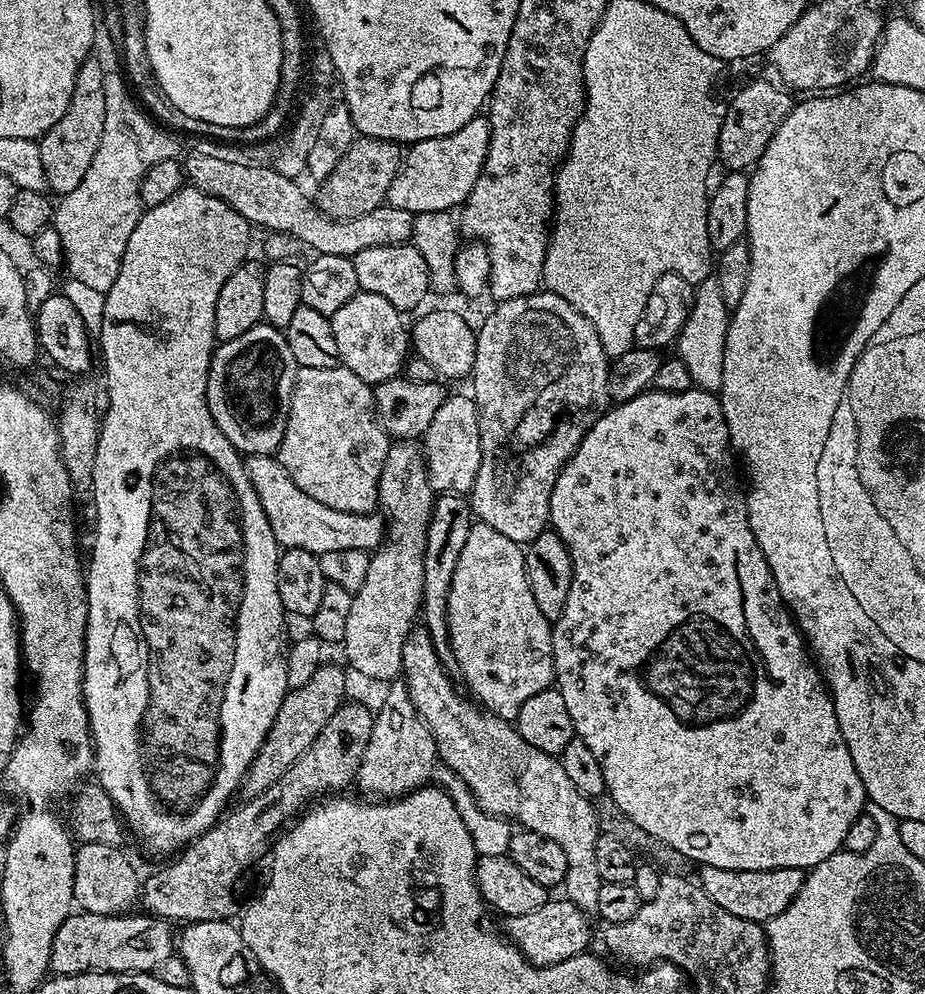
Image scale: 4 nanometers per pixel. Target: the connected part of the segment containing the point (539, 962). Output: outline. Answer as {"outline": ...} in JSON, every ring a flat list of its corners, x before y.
{"outline":[[550,898,531,914,507,917,503,921,502,932,535,968,545,968,566,962,566,958,583,956,589,951,592,924,588,920,591,920,589,913,583,912,573,900]]}

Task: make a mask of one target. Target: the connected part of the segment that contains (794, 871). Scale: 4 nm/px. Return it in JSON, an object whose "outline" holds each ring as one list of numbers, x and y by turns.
{"outline":[[709,864,703,865,699,869,700,877,698,883,702,891,709,896,726,914,735,914,737,918,746,918,755,924,764,924,773,920,802,890,804,877,806,875,803,868,775,868,774,870,726,870,725,868,715,868]]}

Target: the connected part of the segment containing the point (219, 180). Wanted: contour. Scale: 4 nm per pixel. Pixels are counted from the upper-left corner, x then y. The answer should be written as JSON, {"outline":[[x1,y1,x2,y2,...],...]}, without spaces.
{"outline":[[215,143,204,144,186,156,183,157,182,167,191,187,226,202,257,229,268,228,264,230,269,233,283,232,284,235,291,236,293,241,300,243,301,240,302,243,309,244,313,253,351,258,362,250,370,250,370,246,398,246,411,241,414,215,406,210,398,210,398,206,390,206,385,202,358,218,332,220,321,213,313,197,307,196,296,185,298,183,295,179,284,177,265,167,240,164,229,151,223,151]]}

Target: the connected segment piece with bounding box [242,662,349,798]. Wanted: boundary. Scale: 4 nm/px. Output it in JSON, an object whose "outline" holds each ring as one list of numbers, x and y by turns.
{"outline":[[321,663,320,668,314,670,314,678,310,678,306,686,291,689,284,695,284,701,282,706,278,706,278,714,270,730,244,775,242,792,243,795,246,794,245,797,261,796,266,790,270,790,270,786,274,786,274,782,278,782,278,778,282,778,282,774,286,774,290,766,294,766,294,762,298,762,298,758,302,758,302,754,310,750,310,742,314,742,314,738,322,734,326,722,330,722,341,704,345,703,344,691,348,688,349,676,345,672,336,664]]}

